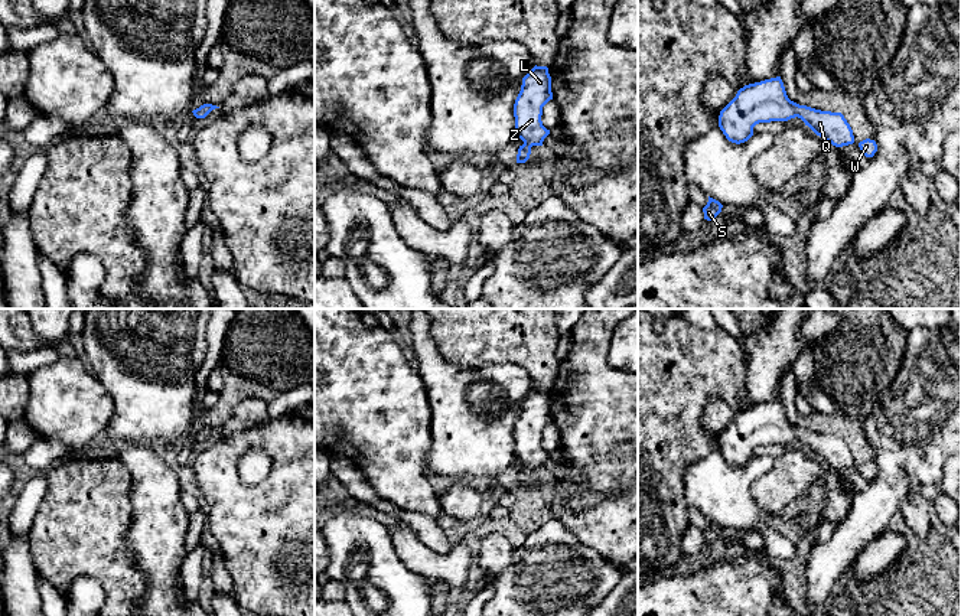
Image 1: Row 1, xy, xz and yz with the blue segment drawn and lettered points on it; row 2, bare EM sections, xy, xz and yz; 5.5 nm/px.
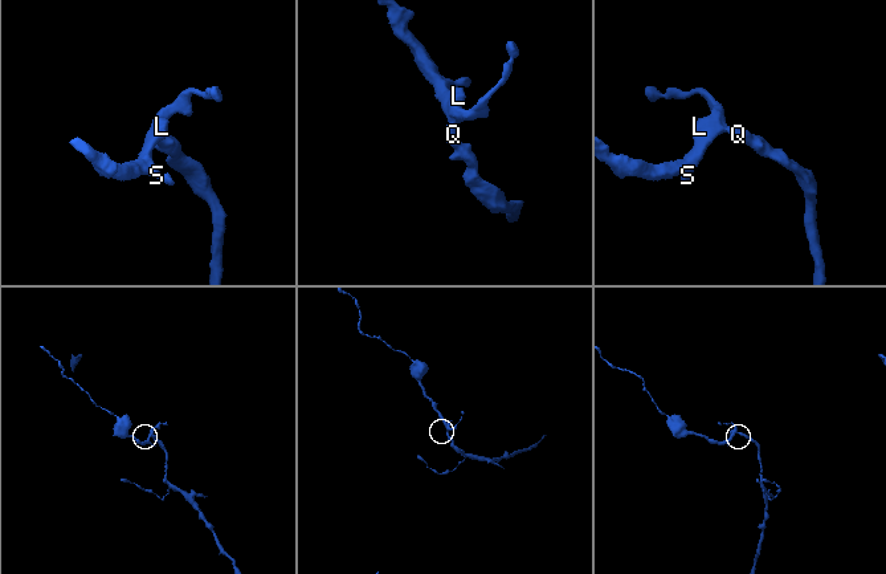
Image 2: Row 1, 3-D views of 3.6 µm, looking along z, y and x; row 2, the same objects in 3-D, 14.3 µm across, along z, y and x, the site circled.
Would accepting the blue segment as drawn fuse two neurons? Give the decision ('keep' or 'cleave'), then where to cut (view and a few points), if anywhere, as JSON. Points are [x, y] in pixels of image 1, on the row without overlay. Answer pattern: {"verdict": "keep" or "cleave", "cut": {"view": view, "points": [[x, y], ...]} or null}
{"verdict": "keep", "cut": null}

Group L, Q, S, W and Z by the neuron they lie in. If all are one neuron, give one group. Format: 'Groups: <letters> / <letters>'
Groups: L Q S W Z

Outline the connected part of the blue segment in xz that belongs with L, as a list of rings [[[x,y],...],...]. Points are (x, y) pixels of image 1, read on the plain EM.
[[[534,390],[524,401],[514,427],[515,457],[524,465],[518,472],[517,486],[530,482],[532,469],[543,469],[550,457],[543,449],[543,430],[553,423],[551,400],[547,390]]]

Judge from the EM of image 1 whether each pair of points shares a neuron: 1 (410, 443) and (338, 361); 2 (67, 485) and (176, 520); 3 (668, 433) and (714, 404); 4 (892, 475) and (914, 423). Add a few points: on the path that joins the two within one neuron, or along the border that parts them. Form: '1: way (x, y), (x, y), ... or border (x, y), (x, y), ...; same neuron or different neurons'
1: way (390, 423), (385, 419), (385, 411), (355, 381); same neuron
2: border (129, 472), (132, 522), (124, 538); different neurons
3: border (719, 394), (701, 416), (714, 443); different neurons
4: way (905, 462), (911, 453), (912, 436); same neuron

